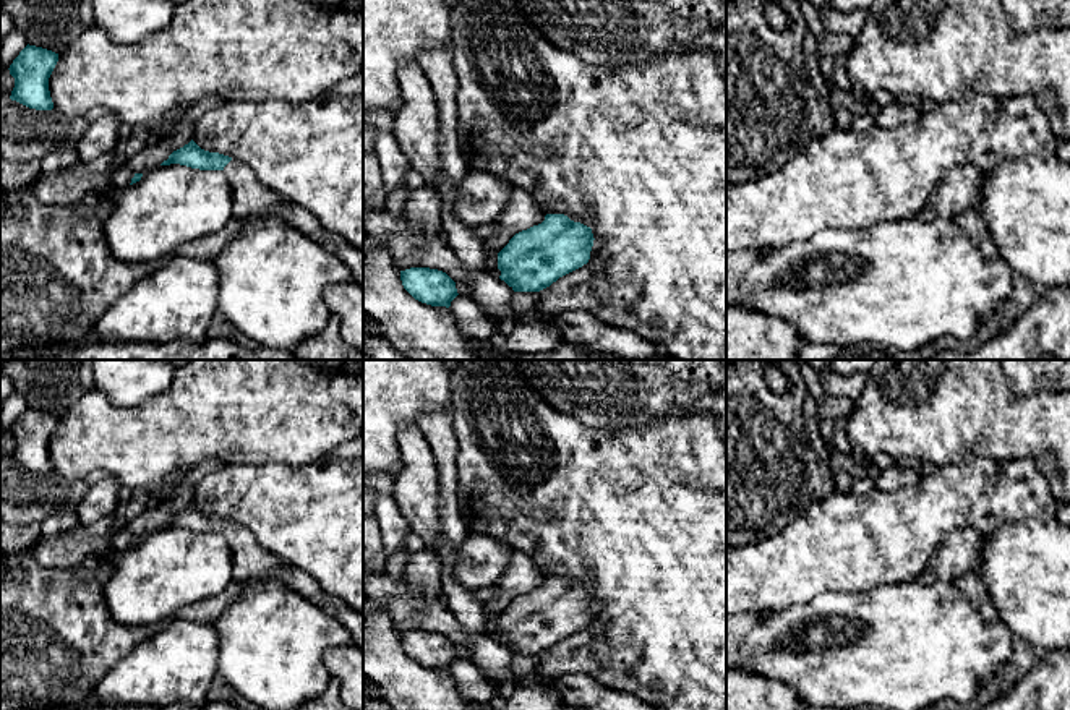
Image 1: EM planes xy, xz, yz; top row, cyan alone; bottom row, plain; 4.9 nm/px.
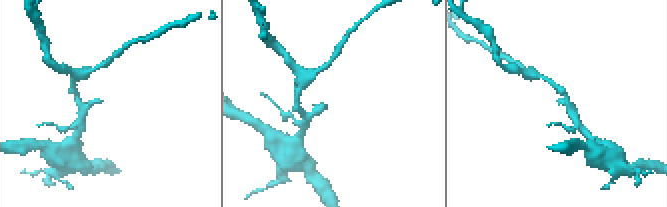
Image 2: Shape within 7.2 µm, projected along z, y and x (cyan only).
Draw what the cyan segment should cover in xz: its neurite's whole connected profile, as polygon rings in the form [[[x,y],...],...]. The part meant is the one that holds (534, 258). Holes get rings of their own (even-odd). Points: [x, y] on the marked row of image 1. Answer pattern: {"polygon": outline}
{"polygon": [[[546,214],[541,224],[516,233],[498,253],[499,279],[514,292],[540,292],[587,264],[593,240],[590,227],[574,222],[564,214]]]}

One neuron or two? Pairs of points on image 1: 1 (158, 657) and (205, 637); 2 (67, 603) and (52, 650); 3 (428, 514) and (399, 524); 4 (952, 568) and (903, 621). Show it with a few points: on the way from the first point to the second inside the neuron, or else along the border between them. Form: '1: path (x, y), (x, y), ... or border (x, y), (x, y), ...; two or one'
1: path (169, 657), (180, 657), (193, 645); one
2: path (60, 615), (52, 624), (52, 639); one
3: border (396, 483), (398, 508), (412, 529); two
4: border (918, 579), (924, 584), (954, 584); two

